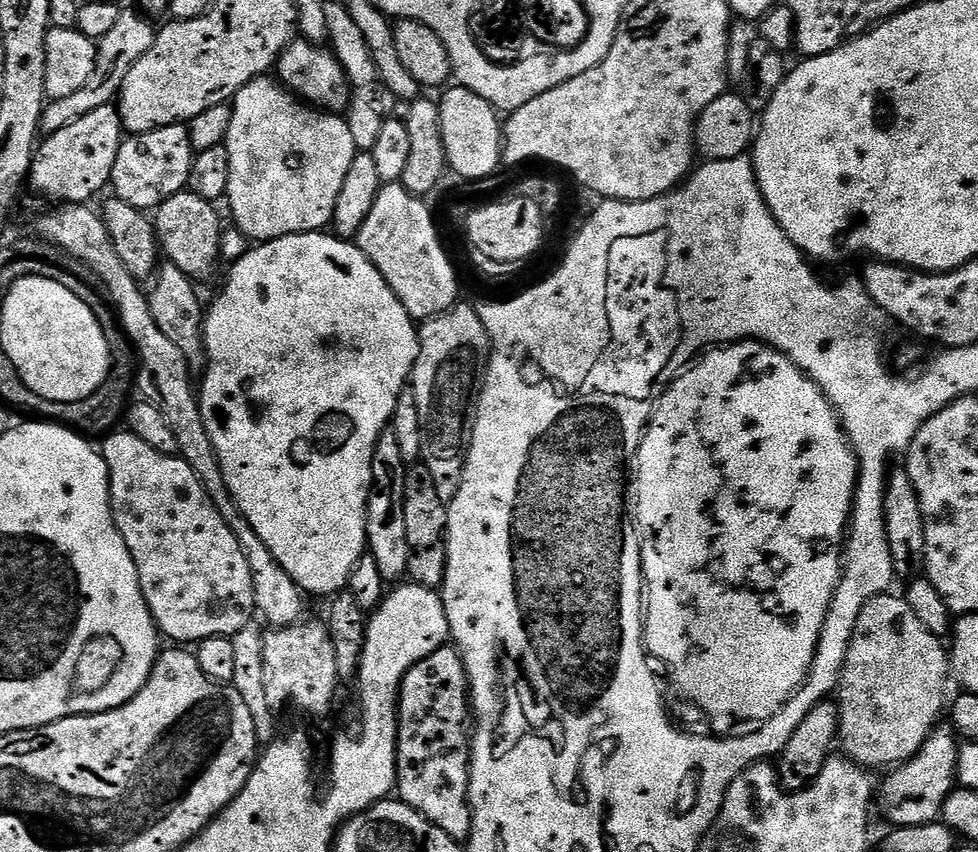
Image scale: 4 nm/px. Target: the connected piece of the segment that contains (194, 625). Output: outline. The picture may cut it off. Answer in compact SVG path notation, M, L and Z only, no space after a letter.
M112 430L103 437L103 440L102 455L108 467L108 485L112 495L112 517L134 558L134 566L138 570L138 578L140 579L140 589L146 598L148 609L152 612L152 619L156 621L157 629L167 639L169 636L172 642L179 642L181 645L188 646L188 643L191 645L193 642L199 642L211 636L231 638L236 635L238 630L242 630L242 626L253 623L256 603L254 602L254 582L250 574L250 562L246 558L234 530L230 530L226 518L222 518L222 514L214 506L214 502L208 491L204 489L204 483L200 481L198 474L179 455L154 450L154 446L142 442L142 438L138 438L130 431Z

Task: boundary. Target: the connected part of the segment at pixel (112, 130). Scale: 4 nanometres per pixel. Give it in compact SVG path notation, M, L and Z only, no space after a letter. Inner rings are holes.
M115 103L90 110L86 118L70 122L62 130L45 135L32 158L30 184L52 200L64 200L65 205L88 204L91 196L109 187L114 170L114 158L126 139Z

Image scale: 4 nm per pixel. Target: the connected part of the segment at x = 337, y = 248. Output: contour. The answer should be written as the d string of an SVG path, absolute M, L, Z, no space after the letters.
M327 231L319 232L299 232L293 236L283 236L277 240L269 240L256 246L253 252L242 257L240 261L232 268L232 273L228 276L228 281L224 284L224 289L216 296L216 301L206 308L204 317L204 351L206 353L206 365L208 364L208 373L204 376L204 388L199 389L198 399L200 401L200 413L204 419L206 430L210 434L210 442L216 451L218 462L222 466L222 474L226 478L226 486L230 490L230 494L234 498L234 502L240 507L240 513L250 522L250 526L258 534L258 538L262 538L262 542L266 542L266 546L270 550L270 554L274 554L274 558L278 558L278 562L282 566L282 570L286 570L286 574L290 574L290 578L294 578L294 582L305 593L313 592L316 596L325 596L331 598L337 592L343 592L348 588L348 580L352 576L352 572L356 568L361 556L365 555L366 545L368 542L368 531L366 530L366 522L368 521L368 495L372 493L372 467L374 466L374 450L380 441L380 435L389 431L392 423L392 415L398 406L398 398L409 387L412 378L412 369L416 367L416 359L420 353L420 333L417 325L414 323L408 311L402 306L402 302L394 294L394 290L390 290L390 286L386 282L386 278L382 278L380 271L373 266L370 258L355 243L349 242L347 239L341 238L335 234L329 234Z

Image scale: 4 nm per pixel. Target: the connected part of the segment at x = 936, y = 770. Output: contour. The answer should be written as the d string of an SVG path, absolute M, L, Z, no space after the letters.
M937 727L920 747L920 753L887 773L889 776L884 780L884 812L893 820L893 825L905 828L941 819L946 798L958 780L960 748L955 739L957 737L951 727Z

